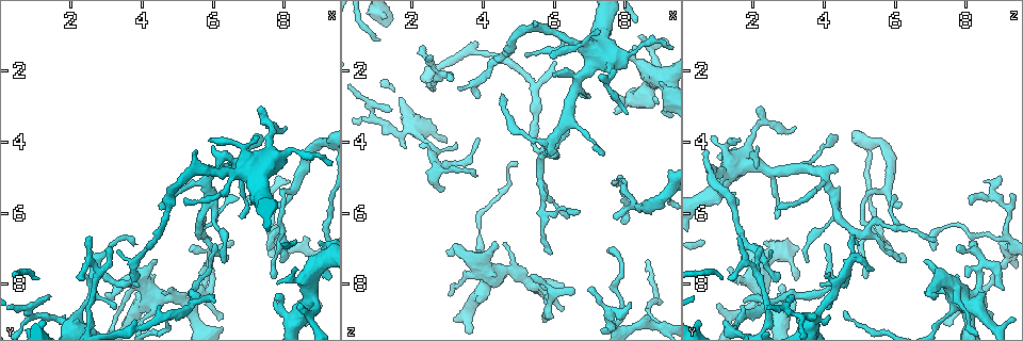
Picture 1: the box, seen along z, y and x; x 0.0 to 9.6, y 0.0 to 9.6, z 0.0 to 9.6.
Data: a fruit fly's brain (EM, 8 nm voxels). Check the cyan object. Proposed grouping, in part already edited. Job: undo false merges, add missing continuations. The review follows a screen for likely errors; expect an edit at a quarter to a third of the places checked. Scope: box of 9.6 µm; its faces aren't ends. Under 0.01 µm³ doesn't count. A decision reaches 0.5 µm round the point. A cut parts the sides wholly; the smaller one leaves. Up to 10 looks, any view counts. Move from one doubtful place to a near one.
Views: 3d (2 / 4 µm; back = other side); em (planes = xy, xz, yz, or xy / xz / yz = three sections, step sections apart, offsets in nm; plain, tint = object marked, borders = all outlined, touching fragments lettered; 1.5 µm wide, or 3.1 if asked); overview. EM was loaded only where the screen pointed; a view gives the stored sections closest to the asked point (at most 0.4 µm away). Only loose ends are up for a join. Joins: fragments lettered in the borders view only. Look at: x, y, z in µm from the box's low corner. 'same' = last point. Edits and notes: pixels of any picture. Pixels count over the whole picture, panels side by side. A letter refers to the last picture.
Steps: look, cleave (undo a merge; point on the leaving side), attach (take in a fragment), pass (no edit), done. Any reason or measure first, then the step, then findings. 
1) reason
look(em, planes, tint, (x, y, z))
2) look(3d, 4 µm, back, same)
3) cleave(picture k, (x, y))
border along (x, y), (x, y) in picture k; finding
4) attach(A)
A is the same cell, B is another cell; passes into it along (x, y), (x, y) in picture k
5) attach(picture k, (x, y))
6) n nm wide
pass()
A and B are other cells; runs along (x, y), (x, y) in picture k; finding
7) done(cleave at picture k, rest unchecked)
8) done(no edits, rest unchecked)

abrupt turn
look(em, xz, step 4, tint, (0.90, 8.75, 3.00))

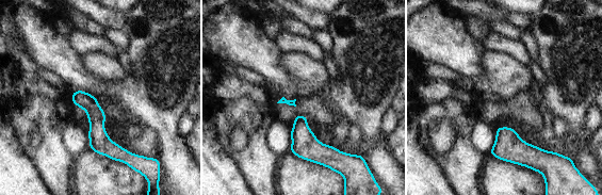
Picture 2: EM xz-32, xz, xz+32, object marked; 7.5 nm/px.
see the neighbours
look(em, xz, step 4, borders, same)

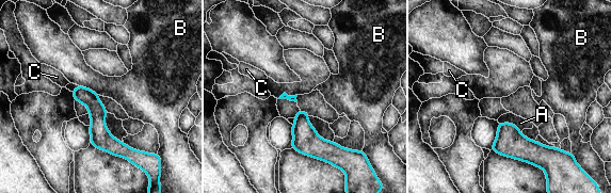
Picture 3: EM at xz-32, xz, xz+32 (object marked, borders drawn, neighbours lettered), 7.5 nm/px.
50 nm wide
pass()
A, B and C are other cells; continuous, no second cell

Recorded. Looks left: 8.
free end
look(em, planes, plain, (6.20, 9.10, 8.70))

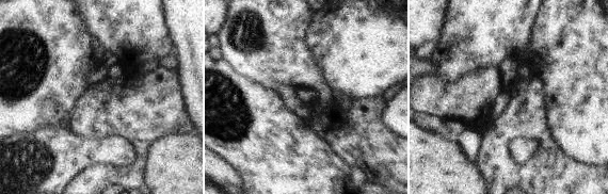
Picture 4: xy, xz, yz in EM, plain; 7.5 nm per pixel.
look(em, planes, borders, same)

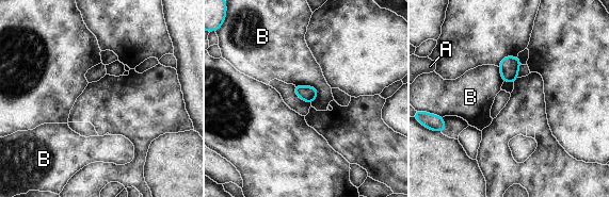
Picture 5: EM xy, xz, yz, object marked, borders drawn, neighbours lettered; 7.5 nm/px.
pass()
A and B are other cells; none of them fits

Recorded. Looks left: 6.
thin end
look(em, planes, tint, (7.40, 3.85, 4.35))

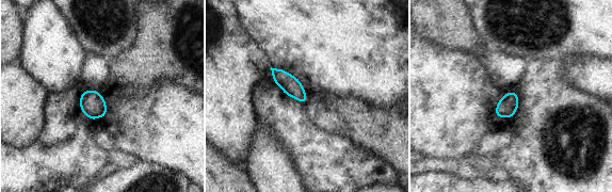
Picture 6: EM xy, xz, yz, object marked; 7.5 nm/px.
look(em, planes, borders, same)

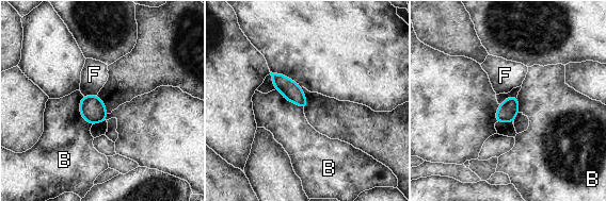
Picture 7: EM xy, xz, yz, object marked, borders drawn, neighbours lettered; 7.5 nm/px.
140 nm wide
pass()
B and F are other cells; border along (83, 97), (80, 114), (92, 124) in picture 7; none of them fits

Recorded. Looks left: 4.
an open end
look(3d, 4 µm, (8.40, 8.55, 1.00))

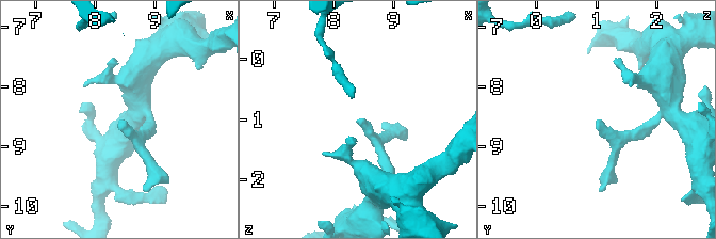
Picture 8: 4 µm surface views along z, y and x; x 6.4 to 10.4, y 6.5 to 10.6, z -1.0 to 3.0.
look(em, planes, plain, (8.35, 8.55, 1.00))

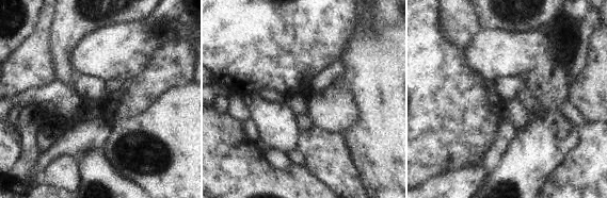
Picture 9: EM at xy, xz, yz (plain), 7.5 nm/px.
see the neighbours
look(em, planes, borders, same)

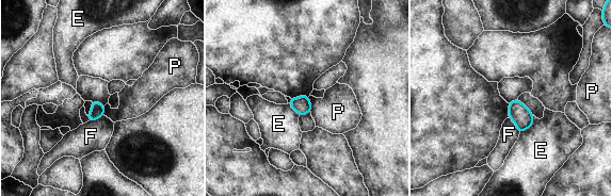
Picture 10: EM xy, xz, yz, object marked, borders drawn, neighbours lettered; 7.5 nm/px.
E touches over 170 nm
pass()
E, F and P are other cells; border along (533, 115), (533, 123), (520, 133) in picture 10; none of them fits

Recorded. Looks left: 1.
done(no edits, rest unchecked)

